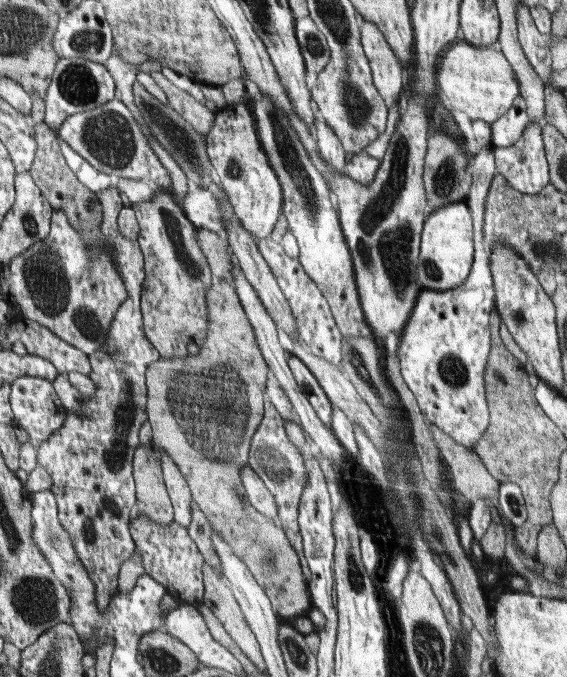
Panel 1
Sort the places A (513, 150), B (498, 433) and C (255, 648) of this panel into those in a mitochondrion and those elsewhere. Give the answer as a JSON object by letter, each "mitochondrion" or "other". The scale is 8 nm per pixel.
{"A":"other","B":"other","C":"other"}

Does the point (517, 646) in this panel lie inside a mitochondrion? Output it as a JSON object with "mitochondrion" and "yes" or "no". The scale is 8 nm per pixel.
{"mitochondrion":"no"}

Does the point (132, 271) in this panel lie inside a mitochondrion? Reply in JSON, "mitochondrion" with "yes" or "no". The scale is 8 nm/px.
{"mitochondrion":"no"}

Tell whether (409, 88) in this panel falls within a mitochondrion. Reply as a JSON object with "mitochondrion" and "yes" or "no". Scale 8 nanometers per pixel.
{"mitochondrion":"no"}

